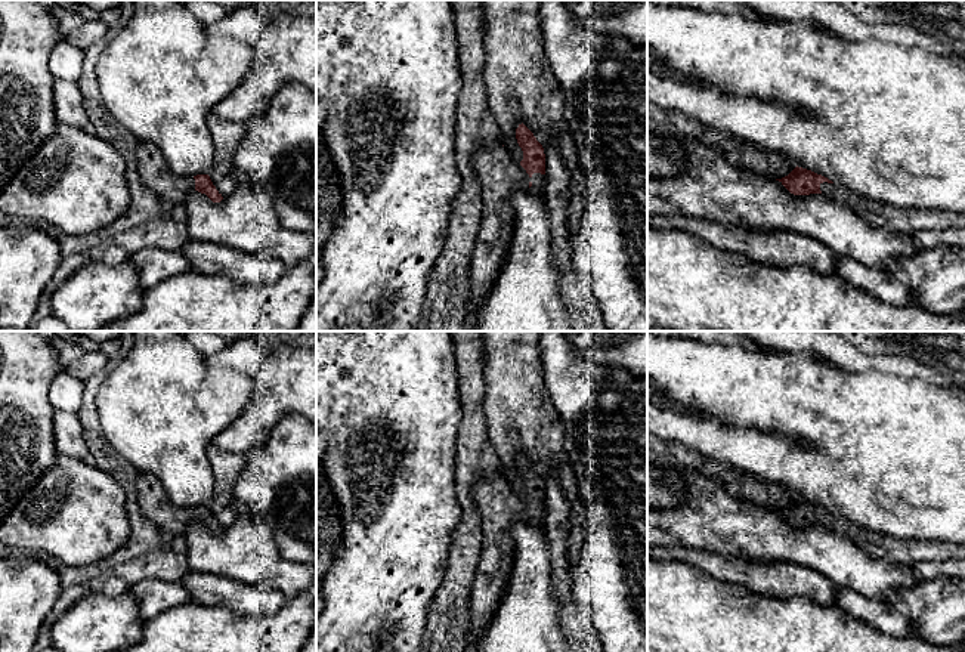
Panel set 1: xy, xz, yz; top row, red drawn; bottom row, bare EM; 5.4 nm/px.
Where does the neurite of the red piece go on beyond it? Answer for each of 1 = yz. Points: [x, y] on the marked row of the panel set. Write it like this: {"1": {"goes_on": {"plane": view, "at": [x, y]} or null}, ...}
{"1": {"goes_on": {"plane": "yz", "at": [888, 218]}}}

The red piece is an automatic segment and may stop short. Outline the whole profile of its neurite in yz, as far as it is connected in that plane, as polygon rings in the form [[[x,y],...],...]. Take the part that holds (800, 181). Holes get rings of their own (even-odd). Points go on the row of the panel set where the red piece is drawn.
[[[798,166],[788,176],[776,180],[794,195],[823,194],[828,200],[851,210],[866,225],[885,232],[912,235],[919,231],[965,228],[965,213],[900,208],[884,204]]]

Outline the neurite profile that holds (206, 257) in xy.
[[[189,240],[180,250],[191,268],[200,274],[220,275],[236,282],[269,285],[288,269],[282,262],[223,247],[213,242]]]

